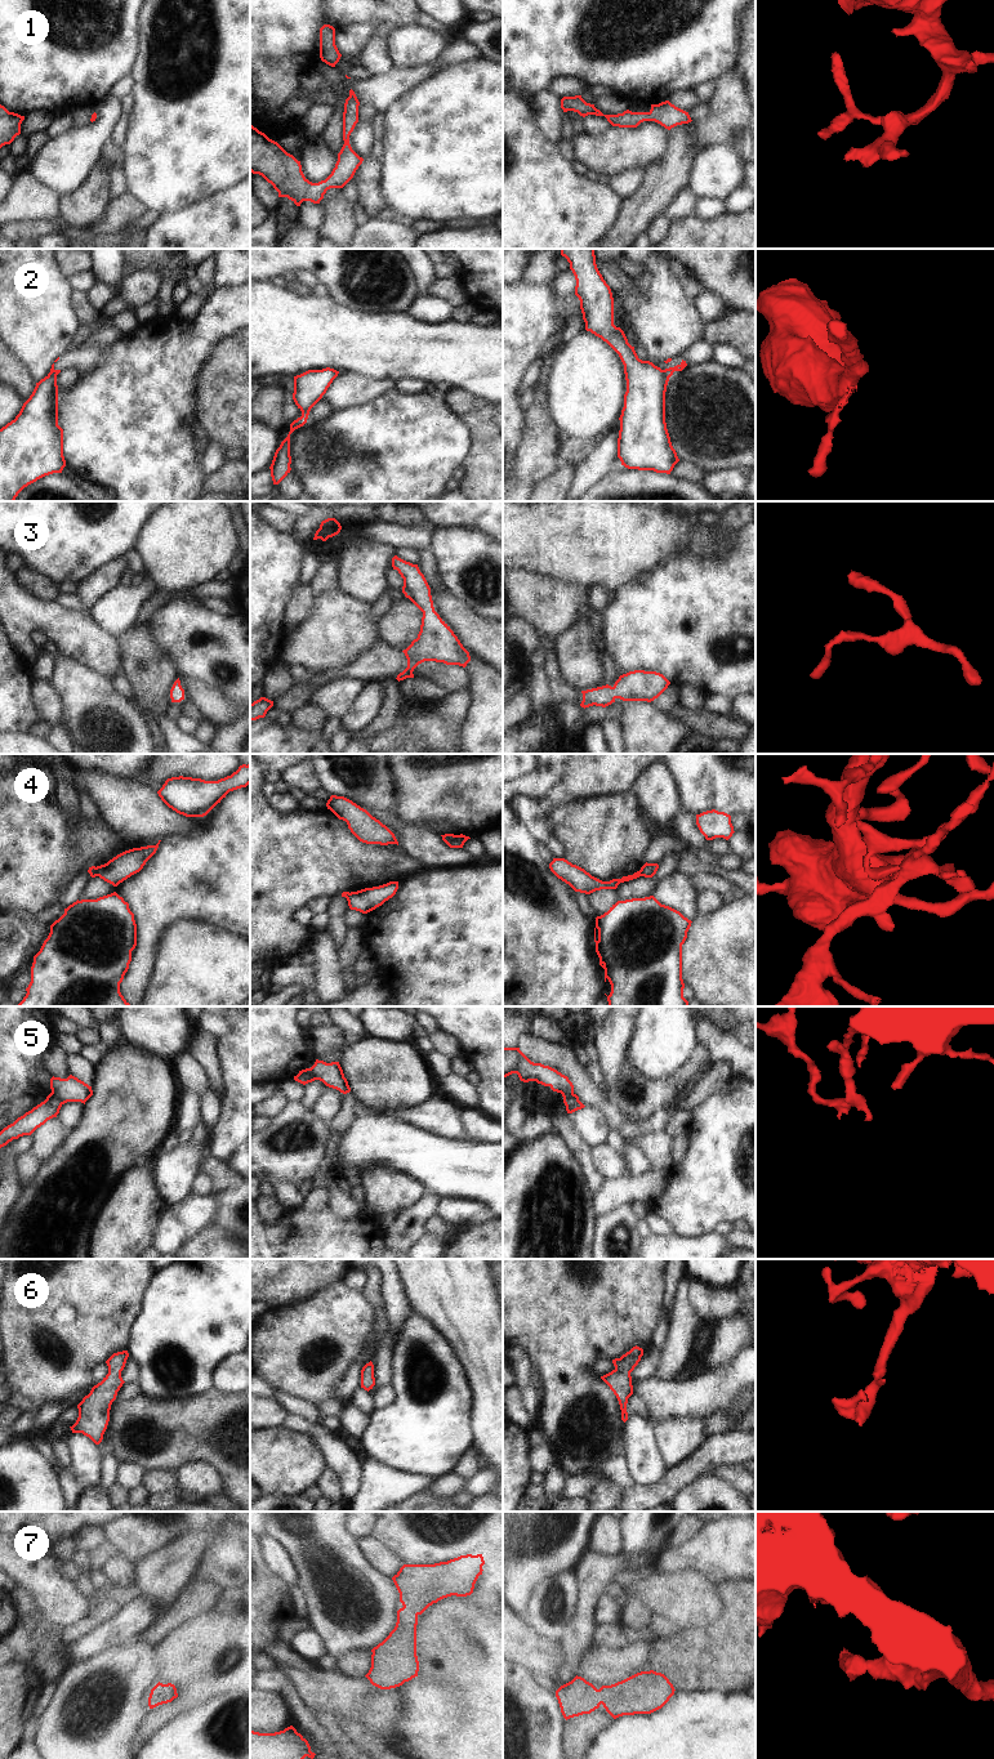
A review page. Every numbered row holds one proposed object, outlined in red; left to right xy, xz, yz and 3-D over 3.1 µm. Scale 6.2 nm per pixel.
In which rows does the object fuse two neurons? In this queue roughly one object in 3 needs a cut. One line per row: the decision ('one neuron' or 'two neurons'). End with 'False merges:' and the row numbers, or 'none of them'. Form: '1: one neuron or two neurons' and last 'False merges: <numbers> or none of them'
1: one neuron
2: two neurons
3: one neuron
4: two neurons
5: two neurons
6: one neuron
7: one neuron
False merges: 2, 4, 5

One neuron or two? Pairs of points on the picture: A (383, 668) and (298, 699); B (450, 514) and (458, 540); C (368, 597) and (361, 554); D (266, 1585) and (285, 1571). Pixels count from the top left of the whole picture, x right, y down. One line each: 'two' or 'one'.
A: one
B: two
C: one
D: two

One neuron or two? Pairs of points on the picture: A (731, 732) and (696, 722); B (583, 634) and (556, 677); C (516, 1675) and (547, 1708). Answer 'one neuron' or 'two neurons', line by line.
A: one neuron
B: two neurons
C: one neuron

